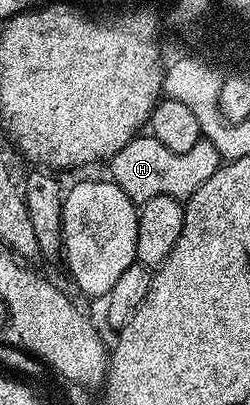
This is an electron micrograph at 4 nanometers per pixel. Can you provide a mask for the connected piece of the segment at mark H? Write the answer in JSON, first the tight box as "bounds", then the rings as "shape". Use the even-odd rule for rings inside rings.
{"bounds":[109,134,221,206],"shape":[[[140,134],[121,146],[121,150],[117,150],[117,154],[111,157],[109,176],[118,188],[125,190],[136,206],[158,196],[172,196],[174,200],[183,202],[205,182],[209,182],[220,166],[221,157],[217,147],[206,139],[199,140],[197,146],[193,146],[193,150],[185,150],[185,154],[173,154],[173,150],[165,150],[165,146],[161,146],[161,142],[157,142],[154,136]]]}

